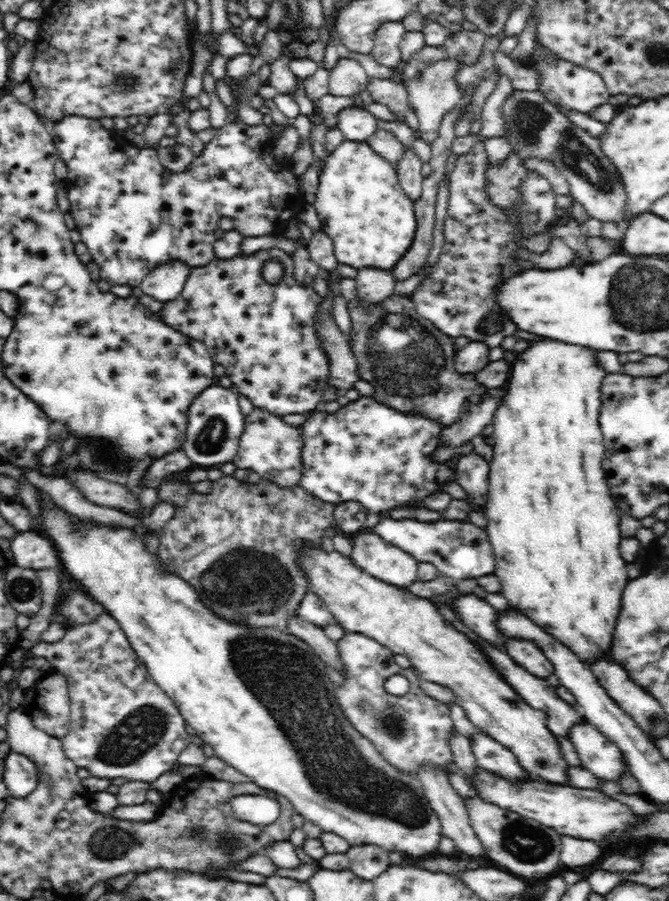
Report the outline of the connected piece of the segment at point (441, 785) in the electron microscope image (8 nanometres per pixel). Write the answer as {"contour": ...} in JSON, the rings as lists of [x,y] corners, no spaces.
{"contour":[[[426,766],[423,770],[418,771],[416,779],[420,781],[426,793],[426,799],[430,802],[430,807],[436,812],[438,819],[442,823],[442,832],[446,838],[451,838],[454,844],[462,854],[467,857],[476,858],[476,856],[486,856],[486,849],[482,841],[478,839],[472,825],[470,825],[469,811],[465,806],[465,801],[456,790],[450,785],[448,775],[439,774],[438,770]]]}

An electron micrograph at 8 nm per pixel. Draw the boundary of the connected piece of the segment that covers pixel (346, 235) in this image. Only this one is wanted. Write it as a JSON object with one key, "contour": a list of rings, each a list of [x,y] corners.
{"contour":[[[345,139],[326,157],[321,167],[313,206],[322,222],[321,232],[332,239],[338,263],[352,266],[357,270],[362,268],[392,270],[400,262],[400,258],[408,252],[416,232],[414,204],[400,186],[395,165],[378,155],[366,141]]]}

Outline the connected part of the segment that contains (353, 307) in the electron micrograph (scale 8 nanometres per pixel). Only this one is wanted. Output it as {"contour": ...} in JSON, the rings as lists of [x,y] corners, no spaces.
{"contour":[[[342,278],[338,284],[339,293],[346,300],[347,309],[352,322],[352,331],[349,337],[351,351],[358,363],[358,376],[372,384],[375,392],[371,395],[378,401],[385,402],[394,409],[424,414],[441,421],[447,427],[456,422],[462,412],[462,403],[473,394],[484,396],[487,388],[482,386],[475,375],[462,375],[454,370],[454,350],[452,340],[442,334],[432,322],[426,320],[416,310],[414,301],[409,295],[392,295],[379,303],[362,301],[357,292],[357,281],[351,278]]]}

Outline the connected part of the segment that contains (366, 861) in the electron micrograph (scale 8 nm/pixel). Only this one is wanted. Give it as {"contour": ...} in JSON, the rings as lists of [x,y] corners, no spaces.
{"contour":[[[351,846],[348,850],[349,869],[364,880],[380,876],[390,865],[390,856],[380,846]]]}

